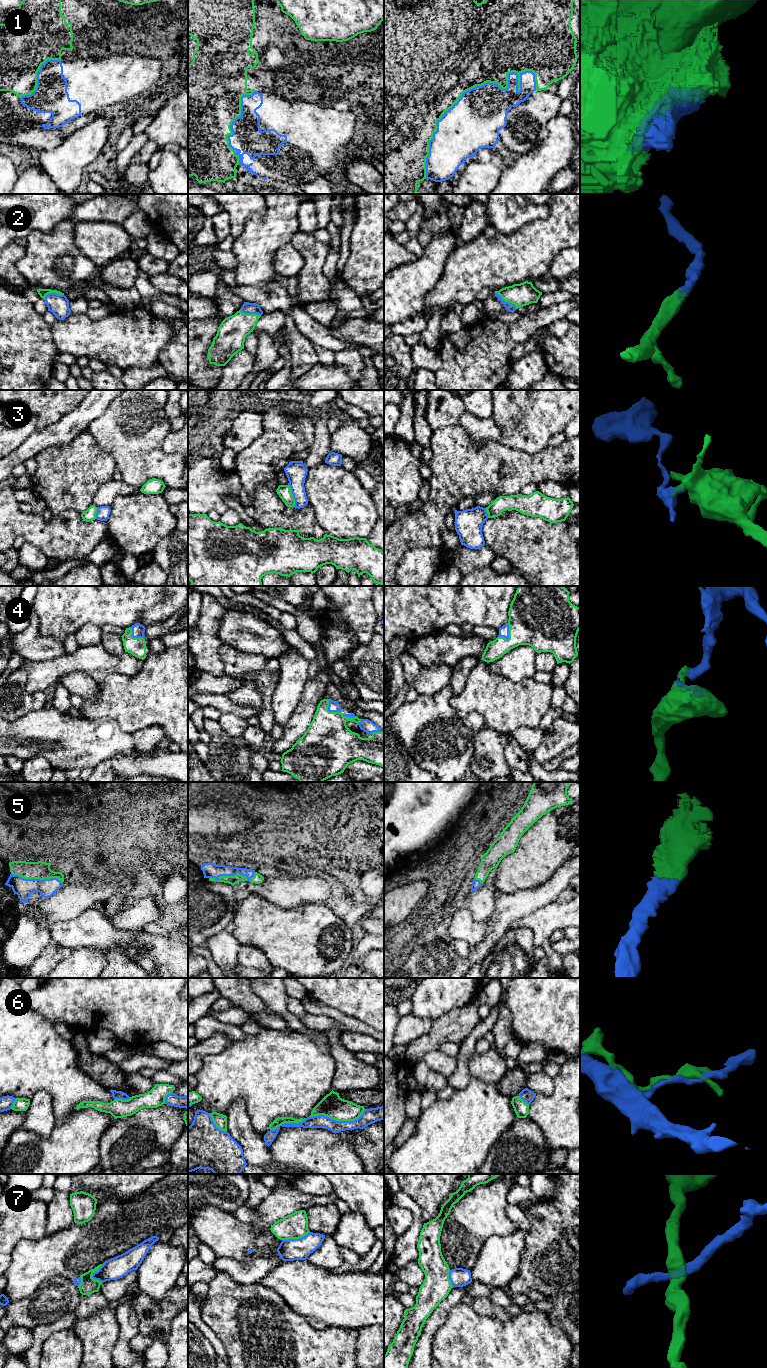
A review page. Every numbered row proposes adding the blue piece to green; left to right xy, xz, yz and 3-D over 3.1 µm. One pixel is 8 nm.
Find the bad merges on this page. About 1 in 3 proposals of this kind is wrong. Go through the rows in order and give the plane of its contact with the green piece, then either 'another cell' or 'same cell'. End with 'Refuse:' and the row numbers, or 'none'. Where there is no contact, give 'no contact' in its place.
1: yz | another cell
2: yz | same cell
3: xz | another cell
4: yz | same cell
5: xz | same cell
6: xz | another cell
7: xz | another cell
Refuse: 1, 3, 6, 7

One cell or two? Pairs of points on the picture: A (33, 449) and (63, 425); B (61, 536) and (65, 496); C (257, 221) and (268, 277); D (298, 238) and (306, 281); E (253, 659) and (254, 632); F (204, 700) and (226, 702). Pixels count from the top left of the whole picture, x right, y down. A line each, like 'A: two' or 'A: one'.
A: one
B: two
C: one
D: one
E: two
F: one

